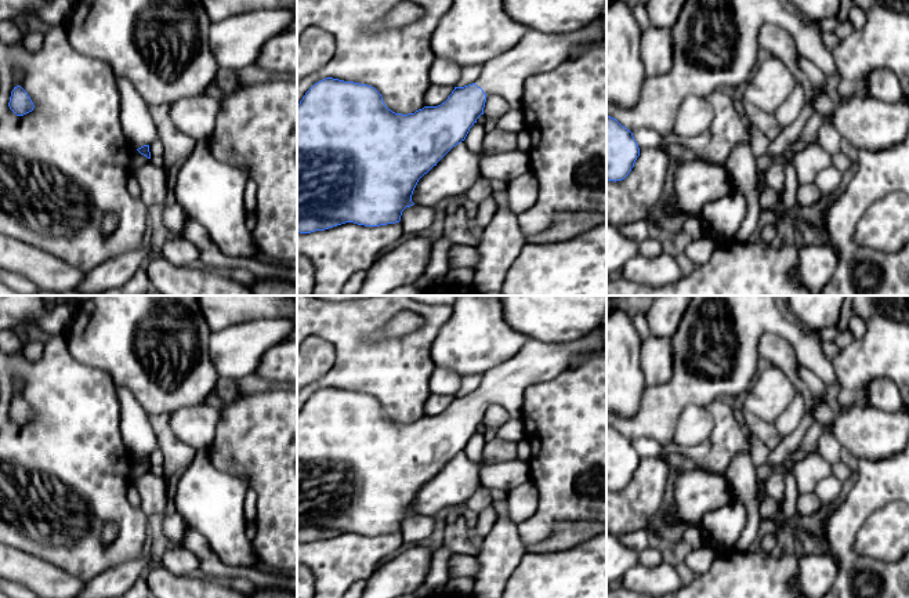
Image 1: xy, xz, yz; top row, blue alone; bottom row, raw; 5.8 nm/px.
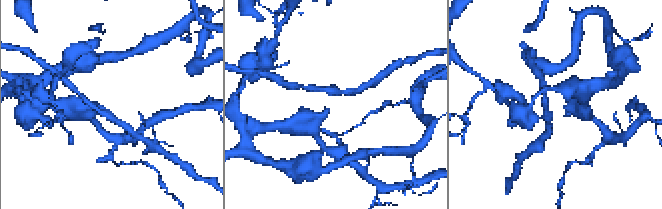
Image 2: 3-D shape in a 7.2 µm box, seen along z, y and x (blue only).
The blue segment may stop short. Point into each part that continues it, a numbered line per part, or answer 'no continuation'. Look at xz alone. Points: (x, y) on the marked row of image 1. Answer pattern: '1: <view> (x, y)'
1: xz (538, 53)

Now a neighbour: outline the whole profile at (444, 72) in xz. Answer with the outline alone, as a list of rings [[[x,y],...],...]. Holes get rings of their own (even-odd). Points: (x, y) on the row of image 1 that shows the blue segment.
[[[435,58],[430,68],[430,81],[439,87],[457,87],[463,69],[450,59]]]

